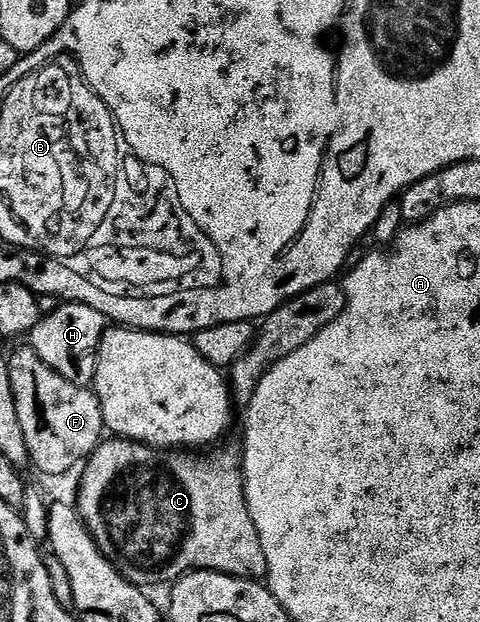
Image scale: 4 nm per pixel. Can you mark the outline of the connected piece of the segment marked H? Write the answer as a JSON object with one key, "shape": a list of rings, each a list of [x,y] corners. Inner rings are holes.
{"shape":[[[68,302],[59,304],[53,312],[39,318],[36,328],[32,328],[28,336],[28,346],[36,352],[36,356],[40,356],[40,360],[44,360],[44,364],[48,364],[48,368],[64,376],[64,380],[89,387],[94,380],[98,349],[107,329],[107,318],[96,312],[96,308],[88,308],[79,302]]]}

